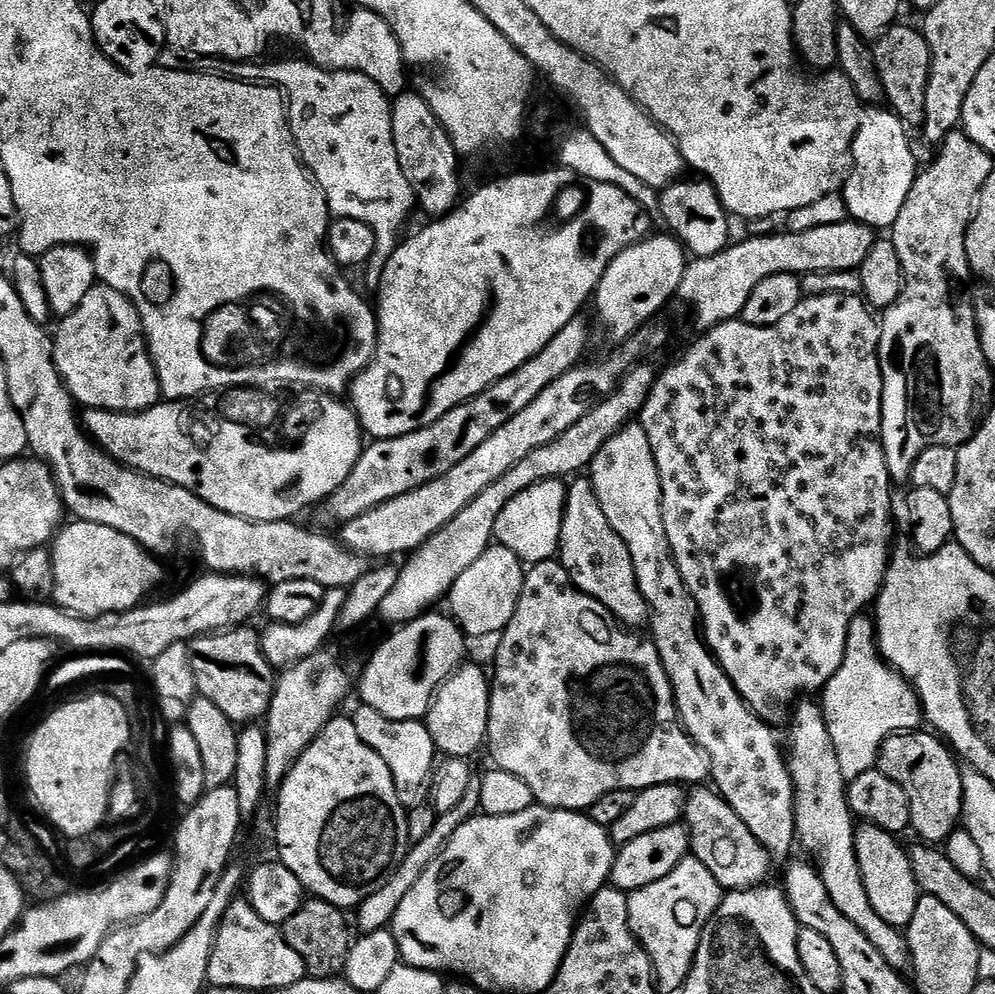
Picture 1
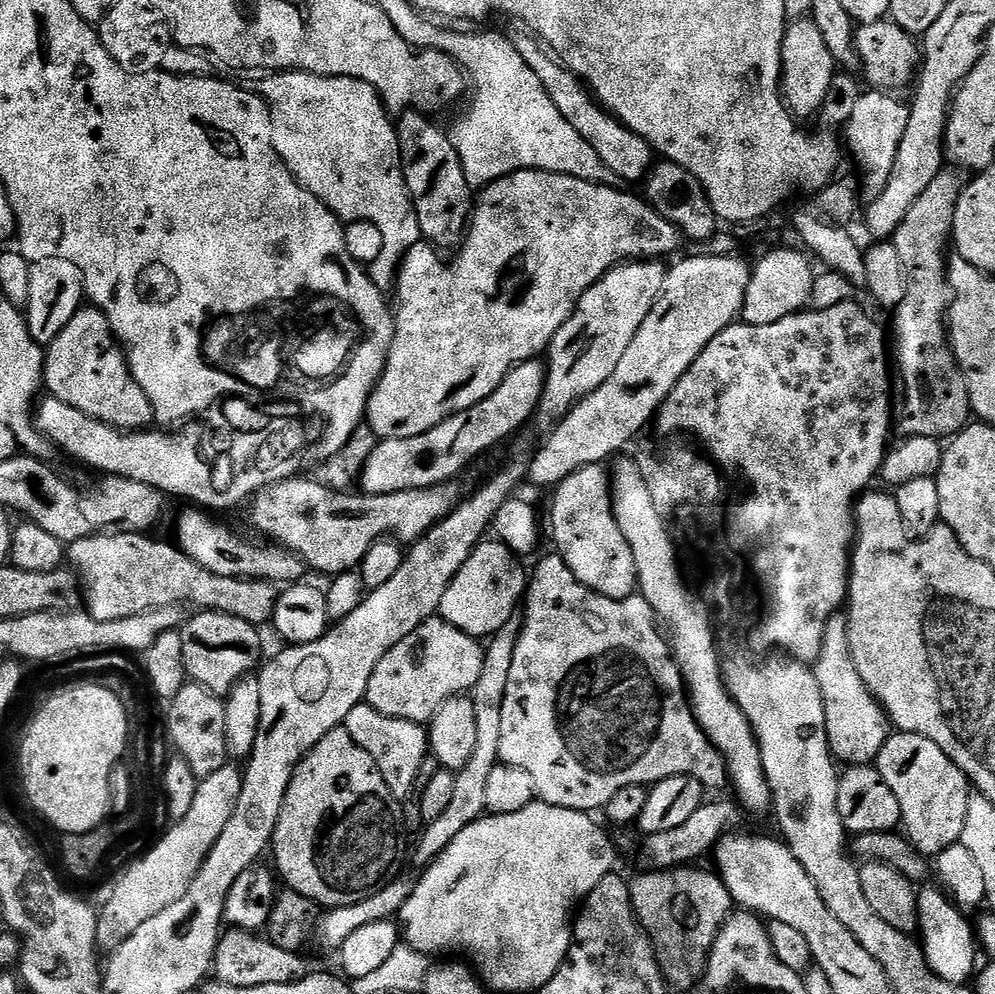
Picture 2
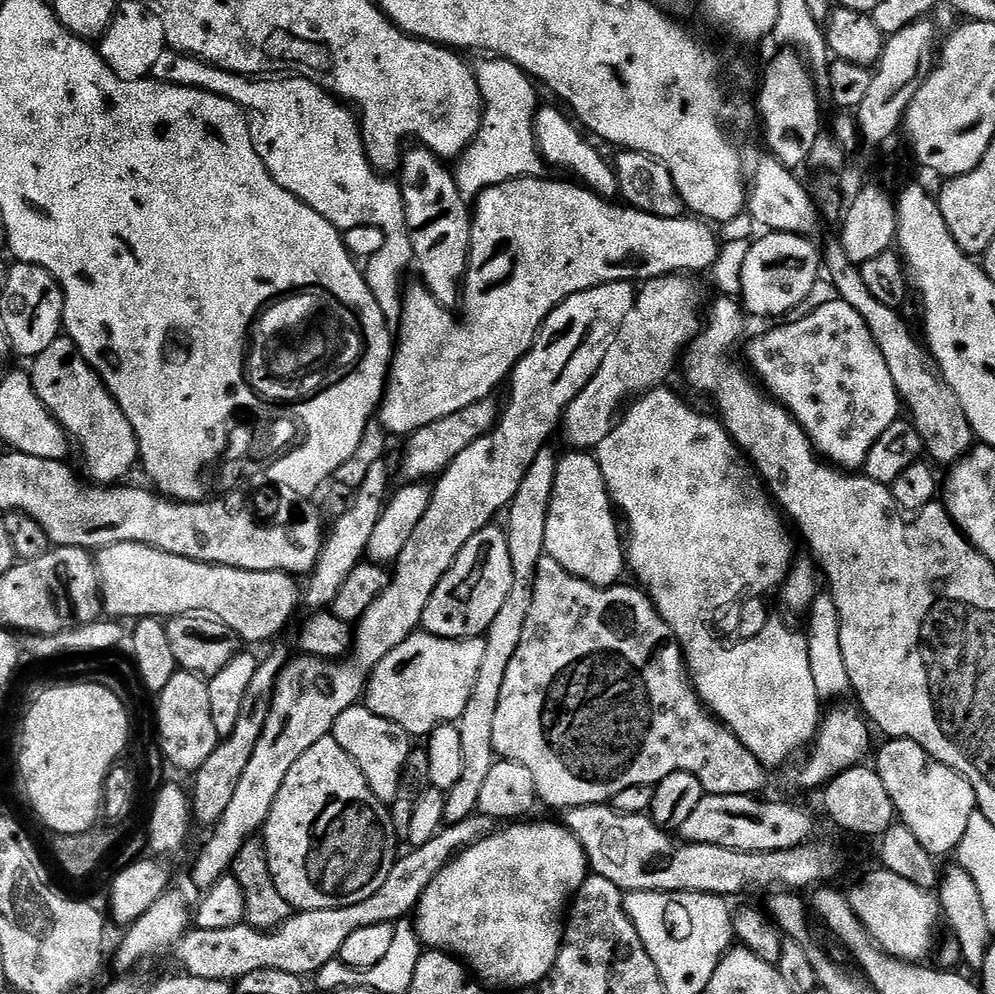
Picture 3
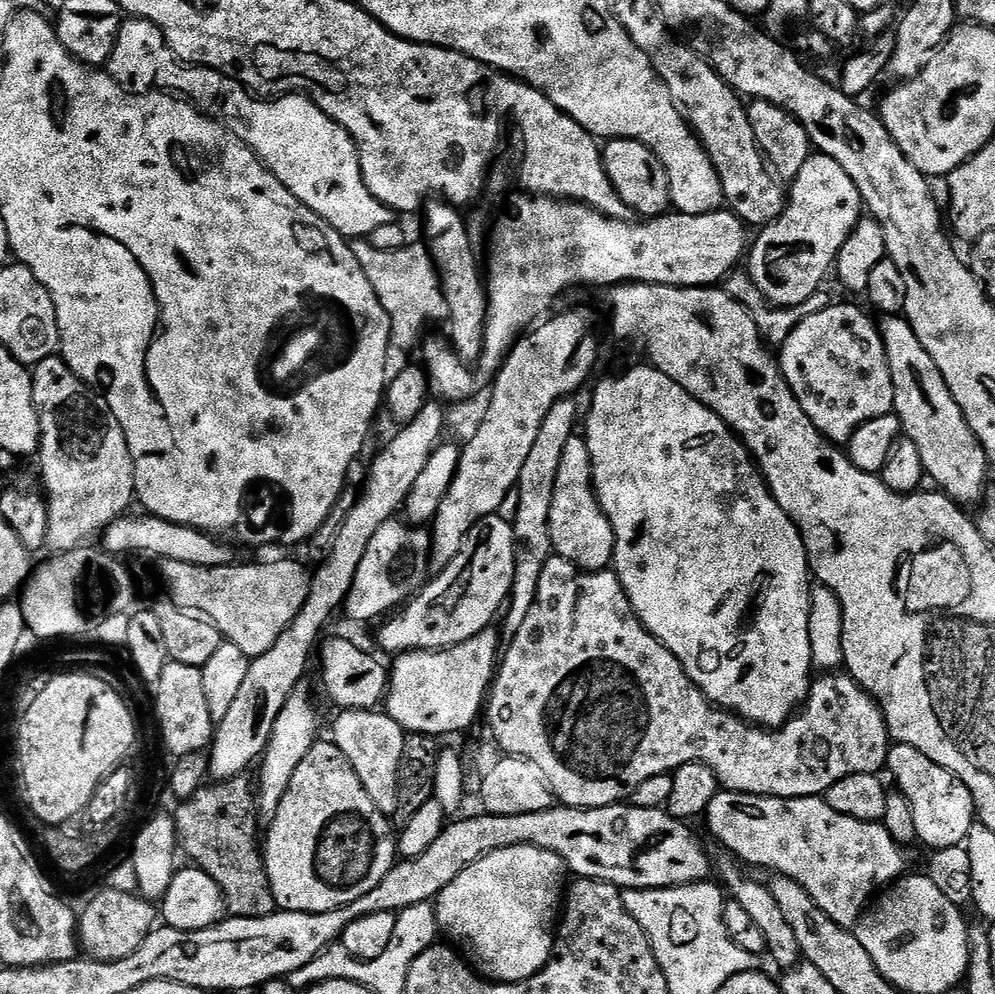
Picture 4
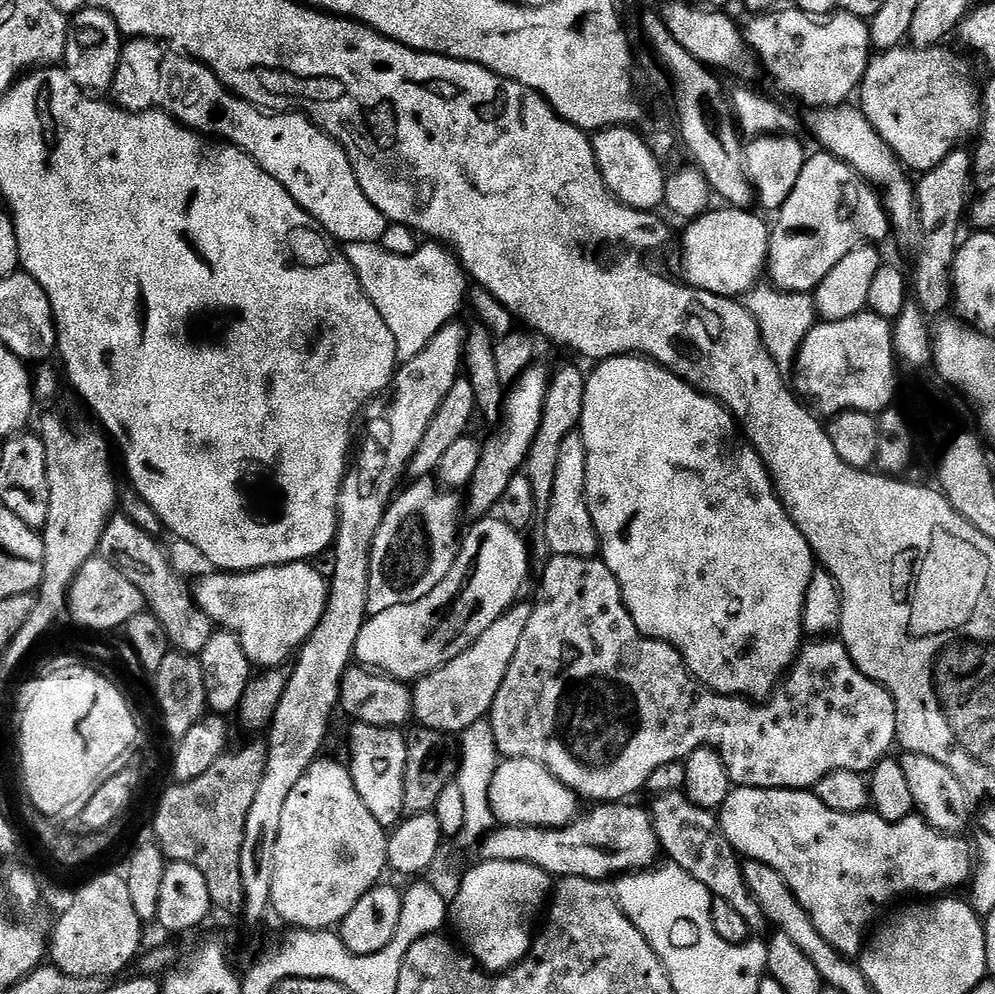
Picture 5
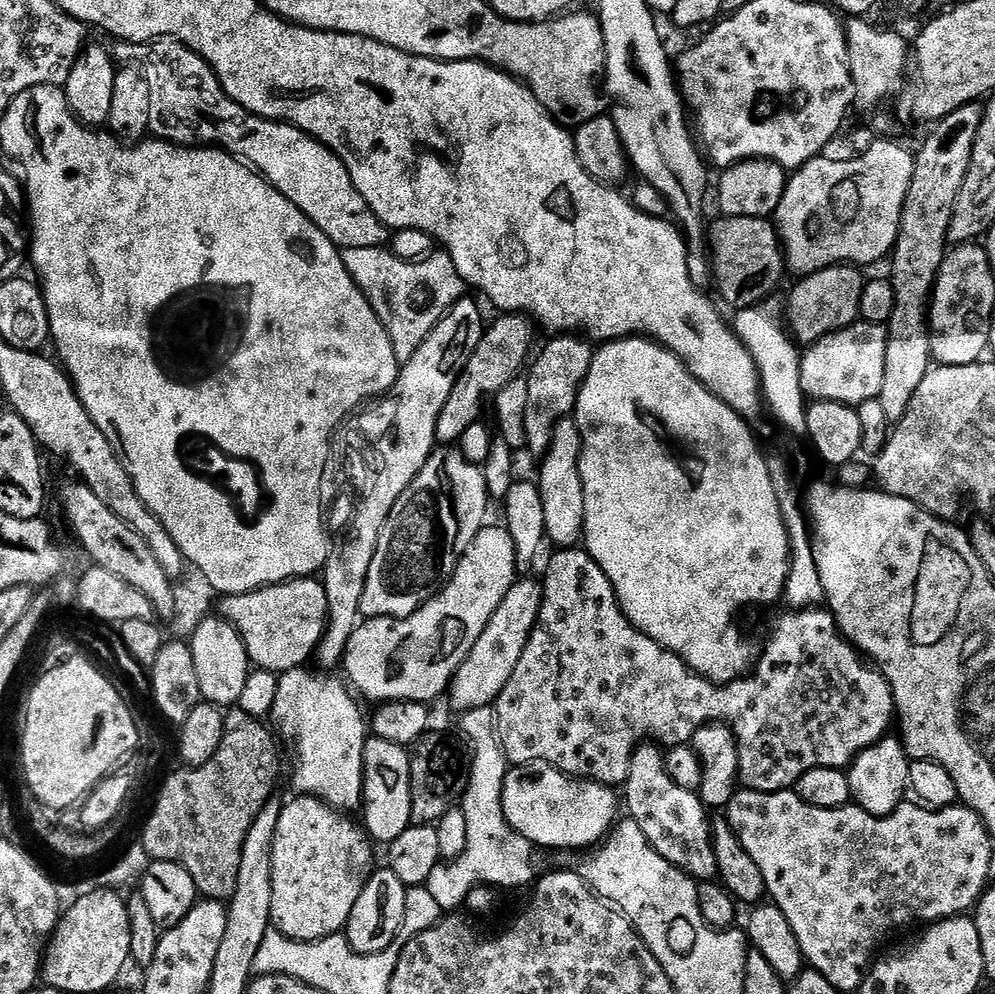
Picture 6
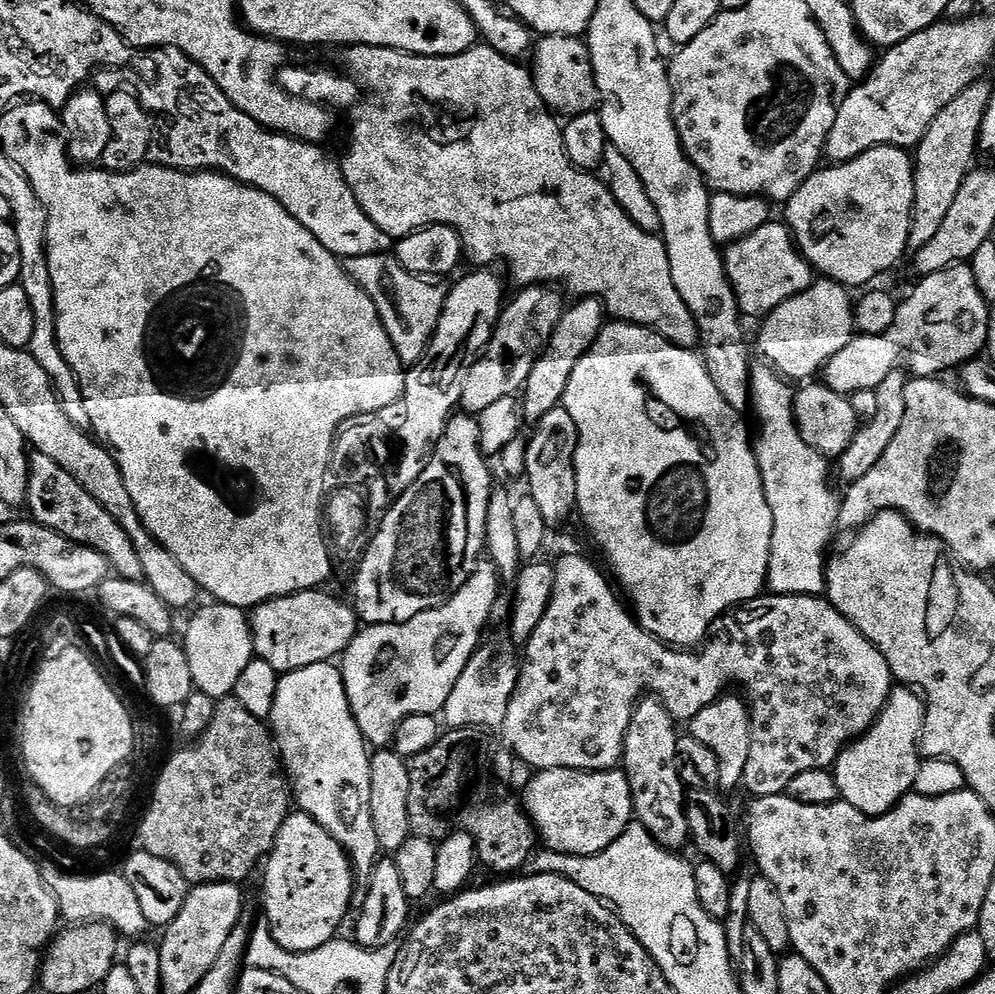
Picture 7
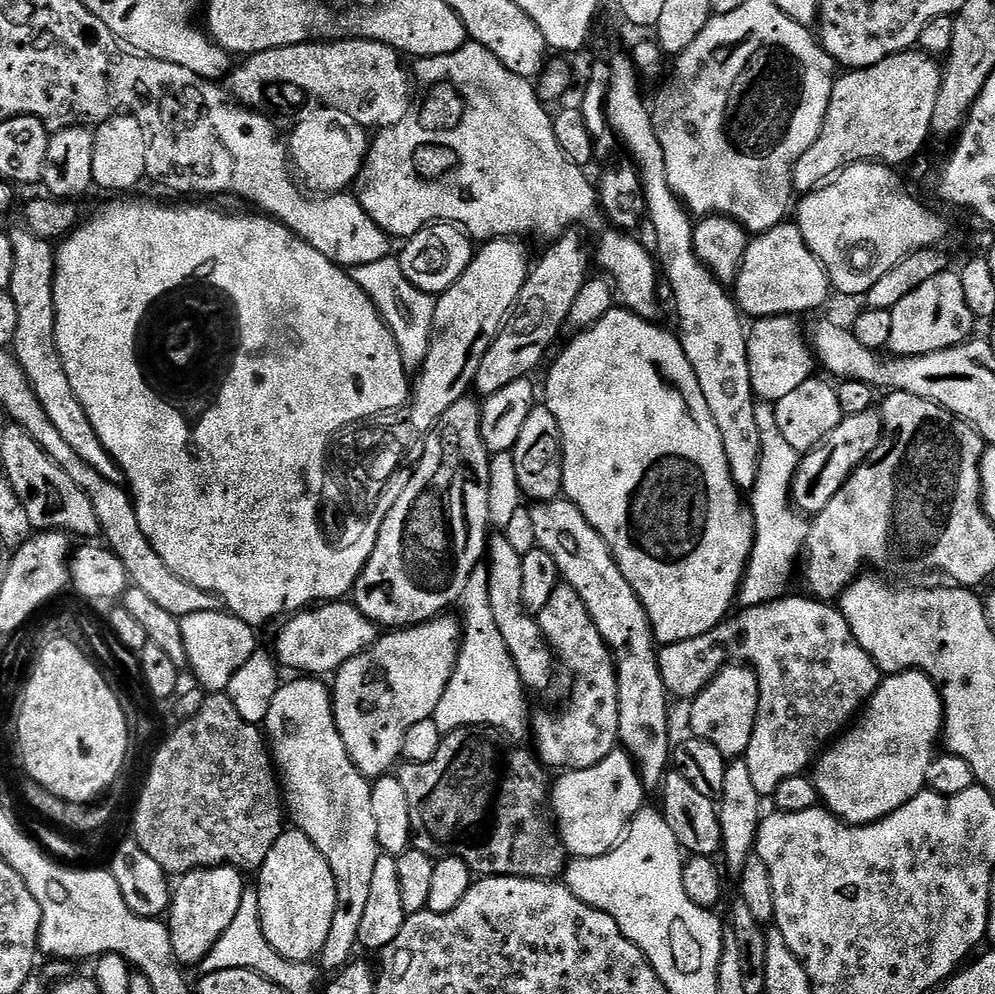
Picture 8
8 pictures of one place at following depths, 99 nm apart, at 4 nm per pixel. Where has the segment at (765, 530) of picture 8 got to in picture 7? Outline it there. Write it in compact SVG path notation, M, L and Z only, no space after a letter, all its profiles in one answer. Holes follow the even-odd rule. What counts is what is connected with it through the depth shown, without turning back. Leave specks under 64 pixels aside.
M764 362L752 367L749 384L750 404L760 422L760 434L754 442L759 474L762 476L763 493L774 517L771 534L770 566L767 568L767 589L777 596L823 595L827 587L826 555L824 552L840 518L841 497L828 487L829 459L806 444L797 428L793 414L795 387L784 380L771 365Z

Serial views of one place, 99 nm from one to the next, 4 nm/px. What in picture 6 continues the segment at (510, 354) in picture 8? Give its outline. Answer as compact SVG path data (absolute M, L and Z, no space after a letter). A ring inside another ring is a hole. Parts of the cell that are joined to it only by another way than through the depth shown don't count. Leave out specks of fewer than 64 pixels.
M500 314L497 317L493 324L491 321L485 327L484 337L464 365L463 372L457 376L454 390L450 390L450 398L446 398L446 406L442 406L442 414L438 414L437 445L452 446L459 442L462 434L466 434L466 430L481 419L484 399L487 396L488 399L495 397L502 386L521 375L529 363L528 347L532 344L533 321L523 314Z

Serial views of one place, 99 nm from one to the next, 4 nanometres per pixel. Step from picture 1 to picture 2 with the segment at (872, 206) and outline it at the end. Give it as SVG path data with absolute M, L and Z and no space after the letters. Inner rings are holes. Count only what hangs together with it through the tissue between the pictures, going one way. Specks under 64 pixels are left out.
M884 90L865 91L858 98L854 114L850 114L846 125L848 144L852 147L852 156L856 159L857 166L860 167L862 192L868 198L879 196L886 182L890 182L898 158L898 146L902 142L902 134L906 134L908 104L895 100L892 96L895 95Z

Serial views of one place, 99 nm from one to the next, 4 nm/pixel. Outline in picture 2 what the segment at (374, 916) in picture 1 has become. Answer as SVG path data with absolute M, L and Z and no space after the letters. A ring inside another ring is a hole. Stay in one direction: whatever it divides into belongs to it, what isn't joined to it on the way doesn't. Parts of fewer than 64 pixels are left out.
M519 615L512 616L487 641L484 648L484 661L482 662L482 674L478 674L478 682L472 687L470 699L474 706L475 741L474 754L470 754L470 762L462 766L455 773L454 794L446 805L440 817L427 821L426 827L420 832L415 841L416 853L412 860L420 870L423 870L443 854L446 846L466 830L476 820L481 819L486 812L486 782L490 779L490 770L494 770L500 759L498 750L499 731L502 730L502 698L506 696L506 682L510 676L510 665L514 662L514 646L520 637L522 620Z

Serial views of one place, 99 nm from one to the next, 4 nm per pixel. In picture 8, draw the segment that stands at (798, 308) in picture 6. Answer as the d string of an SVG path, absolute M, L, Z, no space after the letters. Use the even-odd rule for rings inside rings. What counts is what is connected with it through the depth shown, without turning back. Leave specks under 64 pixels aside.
M795 315L766 316L755 321L747 329L748 361L750 362L750 382L752 394L757 401L775 402L786 398L793 390L798 390L802 382L813 379L814 353L806 339L806 332L800 329Z

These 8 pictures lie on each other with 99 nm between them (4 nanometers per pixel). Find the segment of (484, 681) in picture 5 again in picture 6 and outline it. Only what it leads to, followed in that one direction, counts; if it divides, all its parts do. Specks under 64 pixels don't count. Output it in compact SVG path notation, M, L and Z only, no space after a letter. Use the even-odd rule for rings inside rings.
M520 578L510 586L510 590L506 590L506 598L490 618L486 630L482 630L478 642L474 642L450 685L452 704L457 713L487 708L500 697L506 682L510 682L510 674L514 674L514 666L518 666L518 658L522 658L522 650L526 650L526 642L534 630L543 601L544 586L539 579Z

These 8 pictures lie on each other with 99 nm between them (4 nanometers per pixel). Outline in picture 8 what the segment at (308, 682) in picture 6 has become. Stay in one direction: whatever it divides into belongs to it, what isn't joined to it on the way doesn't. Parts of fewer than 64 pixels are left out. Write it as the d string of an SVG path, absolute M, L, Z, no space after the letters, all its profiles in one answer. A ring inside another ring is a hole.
M292 678L289 682L281 683L280 689L274 694L274 702L270 702L270 714L266 714L262 728L266 733L266 739L270 745L270 751L275 767L278 769L279 779L282 781L282 795L286 805L287 815L292 820L295 827L302 834L306 834L320 854L322 858L326 858L326 862L330 866L330 870L334 874L334 882L336 883L336 905L334 906L334 919L330 922L330 934L326 934L326 942L324 949L318 954L319 959L324 959L324 964L331 970L339 970L353 959L354 953L358 948L358 929L362 927L362 917L366 910L367 902L370 898L370 885L374 878L374 866L378 866L378 858L382 855L380 850L380 843L378 842L378 829L374 823L374 809L370 806L370 794L372 793L372 784L369 777L364 776L354 766L354 762L348 756L346 750L346 742L342 742L342 734L338 734L338 726L336 719L332 717L332 694L329 685L324 685L325 681L320 678Z

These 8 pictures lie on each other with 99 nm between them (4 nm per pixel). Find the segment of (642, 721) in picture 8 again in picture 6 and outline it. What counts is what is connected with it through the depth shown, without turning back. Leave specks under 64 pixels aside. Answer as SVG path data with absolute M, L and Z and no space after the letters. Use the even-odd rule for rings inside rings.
M645 742L638 745L636 753L630 758L630 774L624 779L622 791L623 807L624 804L628 807L627 819L638 822L642 834L646 834L646 842L650 842L653 850L697 882L712 882L717 879L718 858L714 858L709 809L704 807L697 793L682 790L682 786L678 786L678 782L674 782L674 778L666 774L664 752L655 743Z

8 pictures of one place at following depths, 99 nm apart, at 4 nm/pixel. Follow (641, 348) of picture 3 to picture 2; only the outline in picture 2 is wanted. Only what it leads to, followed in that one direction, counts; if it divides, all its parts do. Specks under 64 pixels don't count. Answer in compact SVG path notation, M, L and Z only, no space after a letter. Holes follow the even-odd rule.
M688 256L685 260L678 261L673 268L669 267L664 274L662 290L652 309L646 314L646 320L642 322L642 326L638 326L638 334L634 334L634 339L630 341L626 354L622 354L614 374L610 374L610 378L606 378L606 382L602 382L598 390L594 390L579 401L576 407L571 408L549 431L553 432L545 438L544 445L533 454L532 461L527 461L527 483L552 490L570 474L586 466L604 464L620 454L615 452L622 451L647 424L653 423L662 402L666 402L670 390L678 386L678 378L682 378L682 374L690 370L694 358L698 358L698 354L702 354L702 350L706 350L706 346L710 346L710 342L714 342L714 338L718 338L722 330L737 323L744 311L744 299L751 277L750 264L736 256Z

